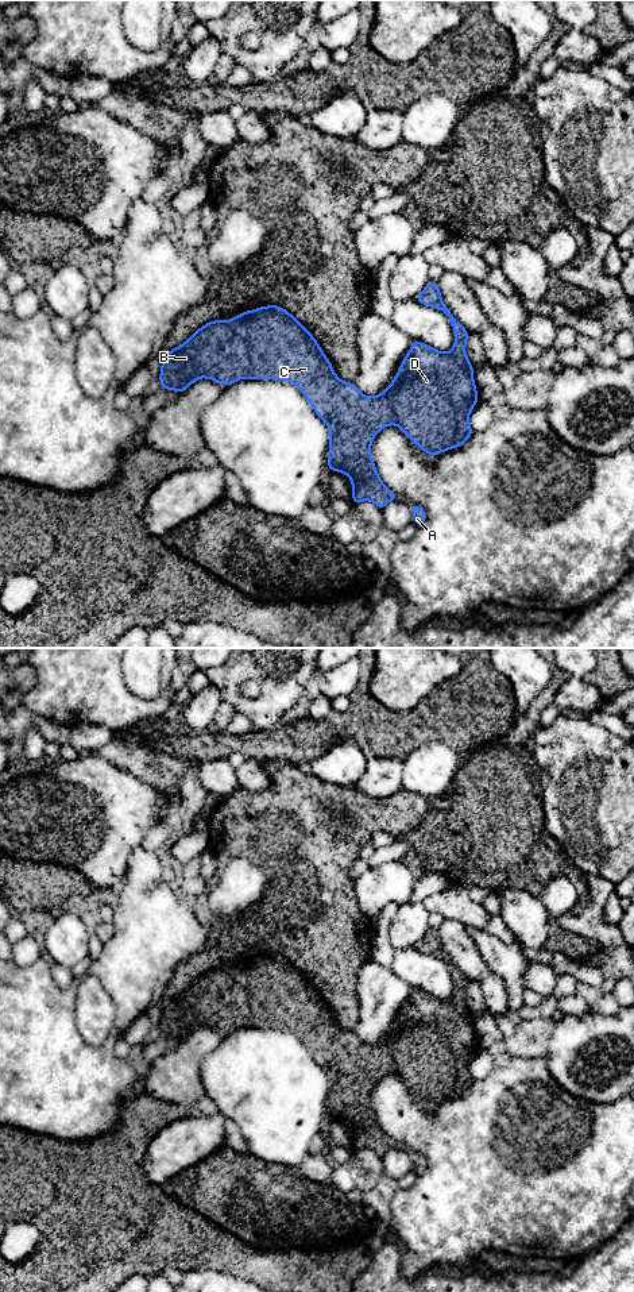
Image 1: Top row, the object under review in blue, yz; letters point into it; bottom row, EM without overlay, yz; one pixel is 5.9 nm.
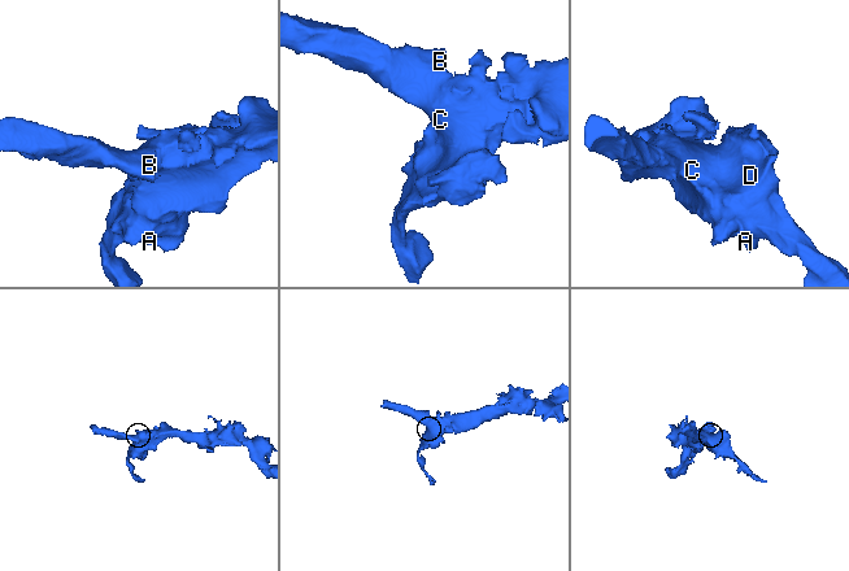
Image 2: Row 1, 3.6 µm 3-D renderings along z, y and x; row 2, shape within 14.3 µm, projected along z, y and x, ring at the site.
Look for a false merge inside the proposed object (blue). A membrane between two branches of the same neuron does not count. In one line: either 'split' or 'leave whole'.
leave whole

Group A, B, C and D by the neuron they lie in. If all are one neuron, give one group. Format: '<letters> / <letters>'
A B C D

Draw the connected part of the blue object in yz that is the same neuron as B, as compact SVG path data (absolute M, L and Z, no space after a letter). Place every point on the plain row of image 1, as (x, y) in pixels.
M428 930L415 948L442 959L449 965L455 981L453 996L440 1000L413 988L397 1023L378 1044L364 1044L355 1030L341 1029L312 980L279 953L259 954L231 968L208 969L185 991L163 1003L159 1031L165 1038L175 1038L179 1042L200 1026L216 1029L223 1034L243 1026L283 1027L295 1033L329 1076L328 1118L349 1125L352 1152L371 1149L383 1158L390 1149L399 1145L383 1131L376 1119L371 1102L374 1085L383 1076L397 1073L429 1104L440 1103L468 1089L473 1081L468 1065L479 1049L475 1015L465 1002L469 980L451 963L437 930Z

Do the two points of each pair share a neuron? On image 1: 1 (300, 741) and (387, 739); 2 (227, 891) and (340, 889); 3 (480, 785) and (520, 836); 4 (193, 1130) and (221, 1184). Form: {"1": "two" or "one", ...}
{"1": "one", "2": "two", "3": "one", "4": "two"}

